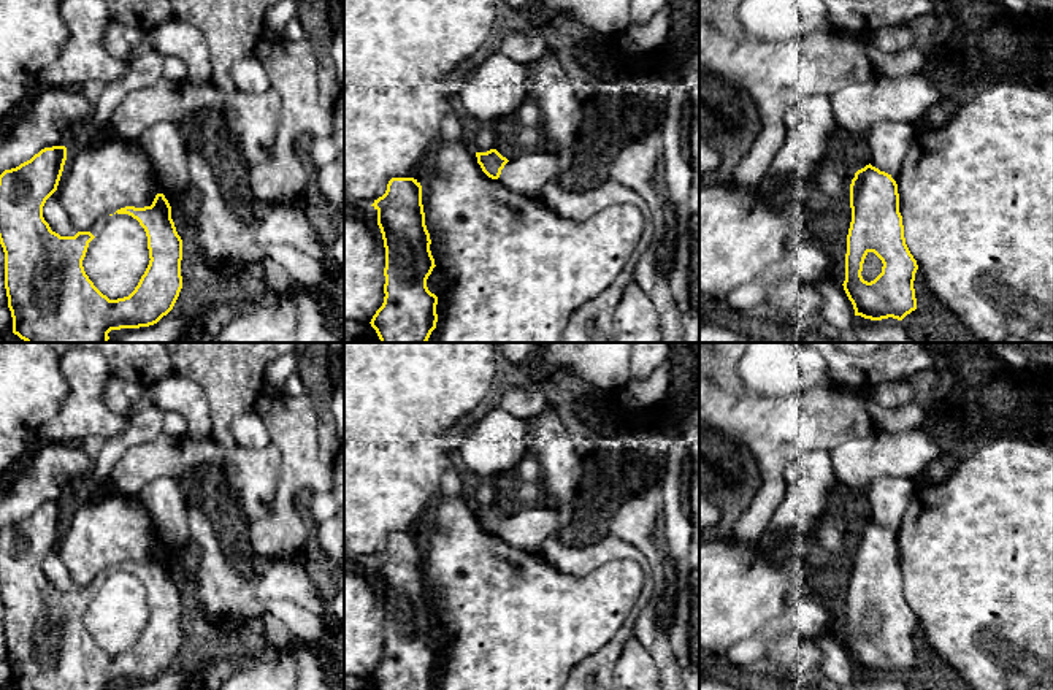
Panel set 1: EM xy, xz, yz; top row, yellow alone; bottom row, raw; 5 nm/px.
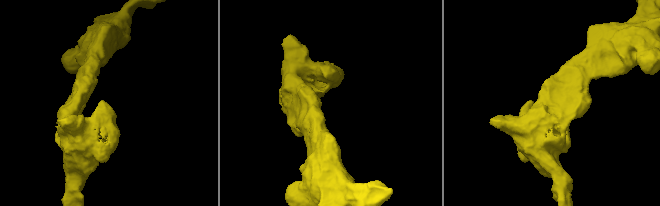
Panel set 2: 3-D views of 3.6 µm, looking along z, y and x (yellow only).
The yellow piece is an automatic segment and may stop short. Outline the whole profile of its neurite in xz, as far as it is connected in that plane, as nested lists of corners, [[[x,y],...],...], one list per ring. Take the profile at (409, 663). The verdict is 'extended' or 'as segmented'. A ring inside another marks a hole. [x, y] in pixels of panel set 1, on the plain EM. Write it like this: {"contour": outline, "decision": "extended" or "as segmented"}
{"contour": [[[392,533],[385,549],[371,562],[377,566],[377,581],[385,603],[385,652],[370,679],[377,690],[431,690],[438,677],[438,652],[428,646],[427,634],[436,620],[425,581],[422,541],[414,533]]], "decision": "as segmented"}

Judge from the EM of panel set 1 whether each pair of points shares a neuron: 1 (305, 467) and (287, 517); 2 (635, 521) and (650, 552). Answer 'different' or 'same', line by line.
1: same
2: same

